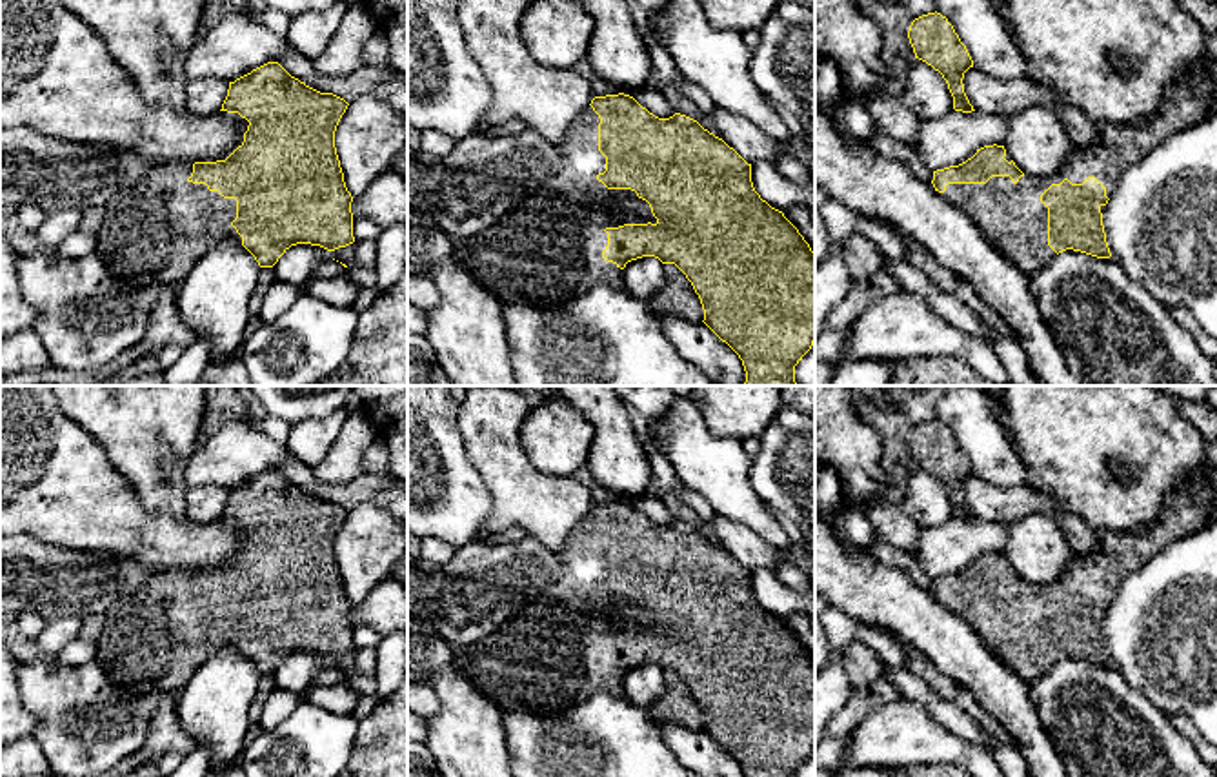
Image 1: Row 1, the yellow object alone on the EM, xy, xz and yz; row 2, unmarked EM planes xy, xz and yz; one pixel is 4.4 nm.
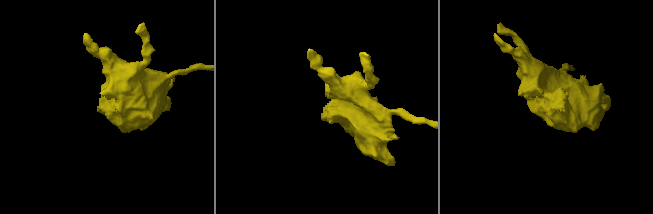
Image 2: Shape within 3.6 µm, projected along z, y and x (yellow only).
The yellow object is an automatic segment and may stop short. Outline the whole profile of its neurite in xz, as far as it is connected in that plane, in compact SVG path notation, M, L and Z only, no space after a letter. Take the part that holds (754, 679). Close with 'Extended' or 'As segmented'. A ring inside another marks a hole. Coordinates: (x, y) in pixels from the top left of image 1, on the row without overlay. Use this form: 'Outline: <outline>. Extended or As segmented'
Outline: M624 500L595 504L568 535L557 553L560 559L560 573L555 580L546 590L531 597L513 617L498 624L488 637L468 646L464 655L455 655L453 666L462 670L502 713L524 711L535 715L555 715L600 691L622 697L622 677L626 671L642 664L655 664L662 671L675 671L686 682L700 706L704 717L702 730L739 762L744 777L795 777L815 750L815 661L784 621L771 615L755 599L751 590L751 571L748 571L722 546L704 537L697 528L680 520L675 520L669 526L659 526L642 515L633 504ZM633 602L649 611L651 621L657 626L655 631L615 628L606 621L604 610L608 606Z. Extended

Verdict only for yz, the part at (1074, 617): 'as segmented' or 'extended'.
extended

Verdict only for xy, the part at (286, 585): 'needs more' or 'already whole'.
needs more

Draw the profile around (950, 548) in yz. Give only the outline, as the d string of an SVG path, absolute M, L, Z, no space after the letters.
M950 519L937 528L920 528L911 559L930 579L959 573L984 553L1002 553L1008 526L995 520Z

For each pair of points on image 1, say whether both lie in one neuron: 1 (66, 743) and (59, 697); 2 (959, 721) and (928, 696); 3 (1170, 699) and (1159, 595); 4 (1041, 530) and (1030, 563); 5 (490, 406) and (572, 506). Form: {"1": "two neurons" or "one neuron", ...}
{"1": "one neuron", "2": "one neuron", "3": "one neuron", "4": "one neuron", "5": "one neuron"}

